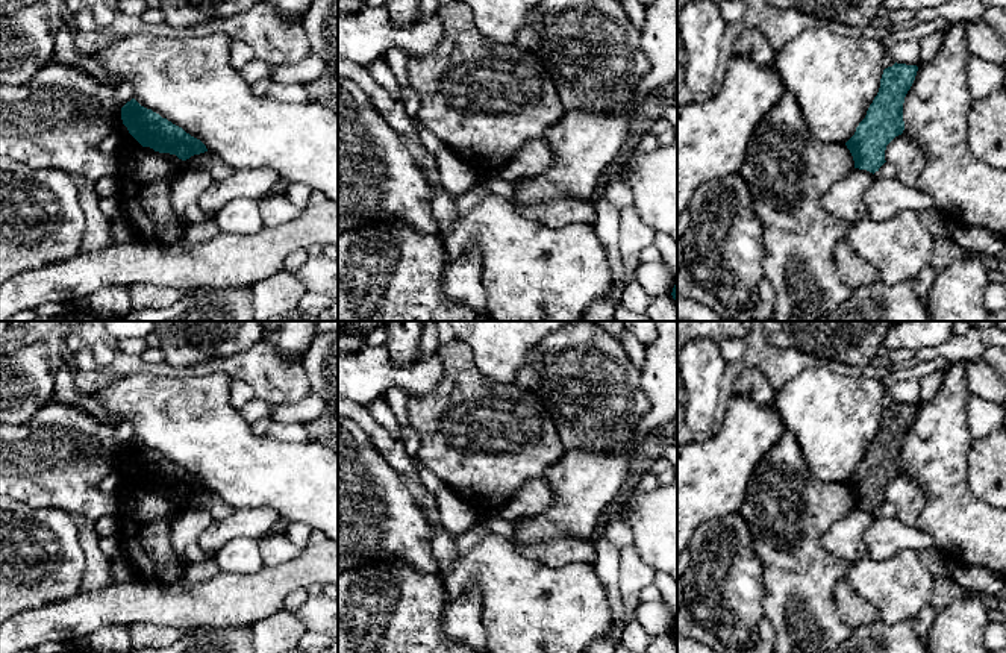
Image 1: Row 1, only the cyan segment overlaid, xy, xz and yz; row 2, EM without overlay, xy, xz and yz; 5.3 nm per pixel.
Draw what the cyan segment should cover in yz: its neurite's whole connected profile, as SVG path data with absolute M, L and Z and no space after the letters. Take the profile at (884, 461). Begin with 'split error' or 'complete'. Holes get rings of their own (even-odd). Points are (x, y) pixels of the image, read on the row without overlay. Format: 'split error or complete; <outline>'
complete; M894 403L883 409L880 427L854 474L845 482L854 508L879 511L886 501L886 485L904 470L903 442L918 406Z

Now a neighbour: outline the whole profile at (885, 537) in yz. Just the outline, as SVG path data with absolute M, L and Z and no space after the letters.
M880 515L868 526L862 541L867 556L874 561L883 561L904 550L920 553L935 547L935 539L929 532L903 524L895 517L888 518Z

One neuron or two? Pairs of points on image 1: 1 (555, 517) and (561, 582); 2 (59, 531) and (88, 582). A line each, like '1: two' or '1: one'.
1: two
2: two

